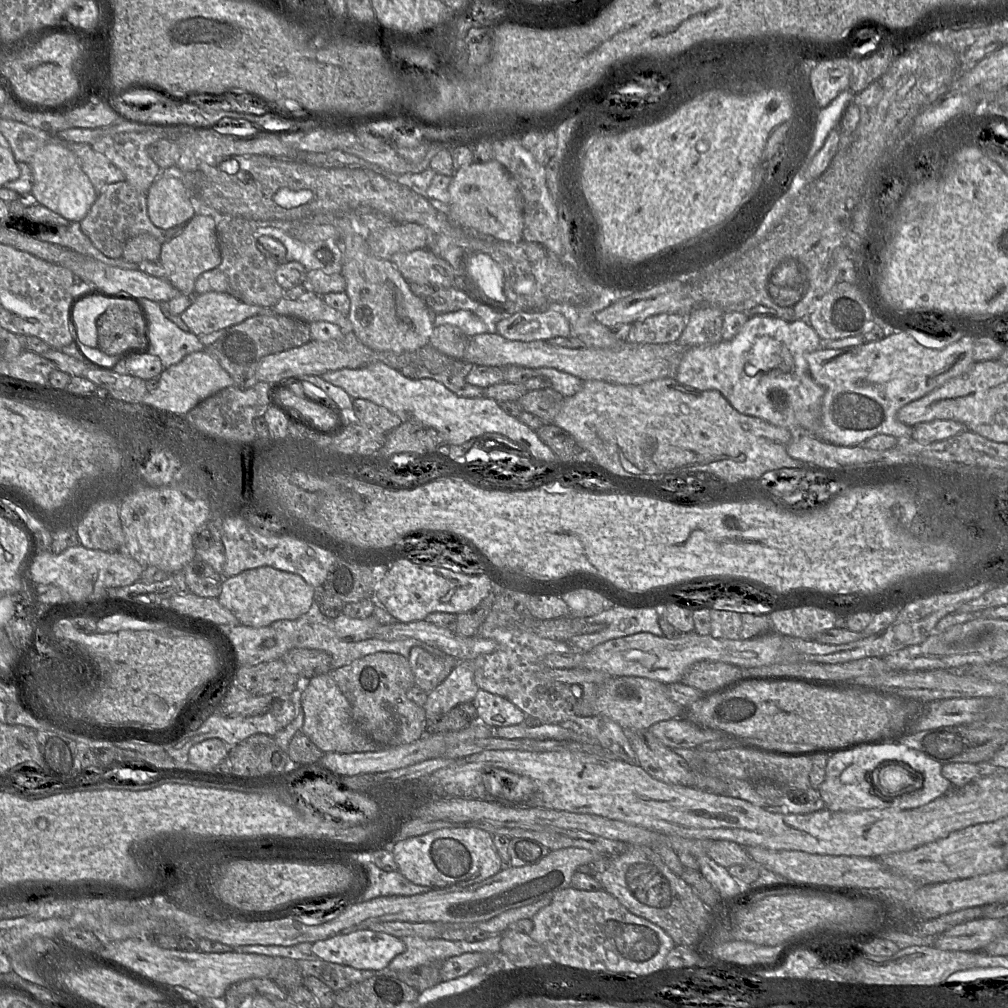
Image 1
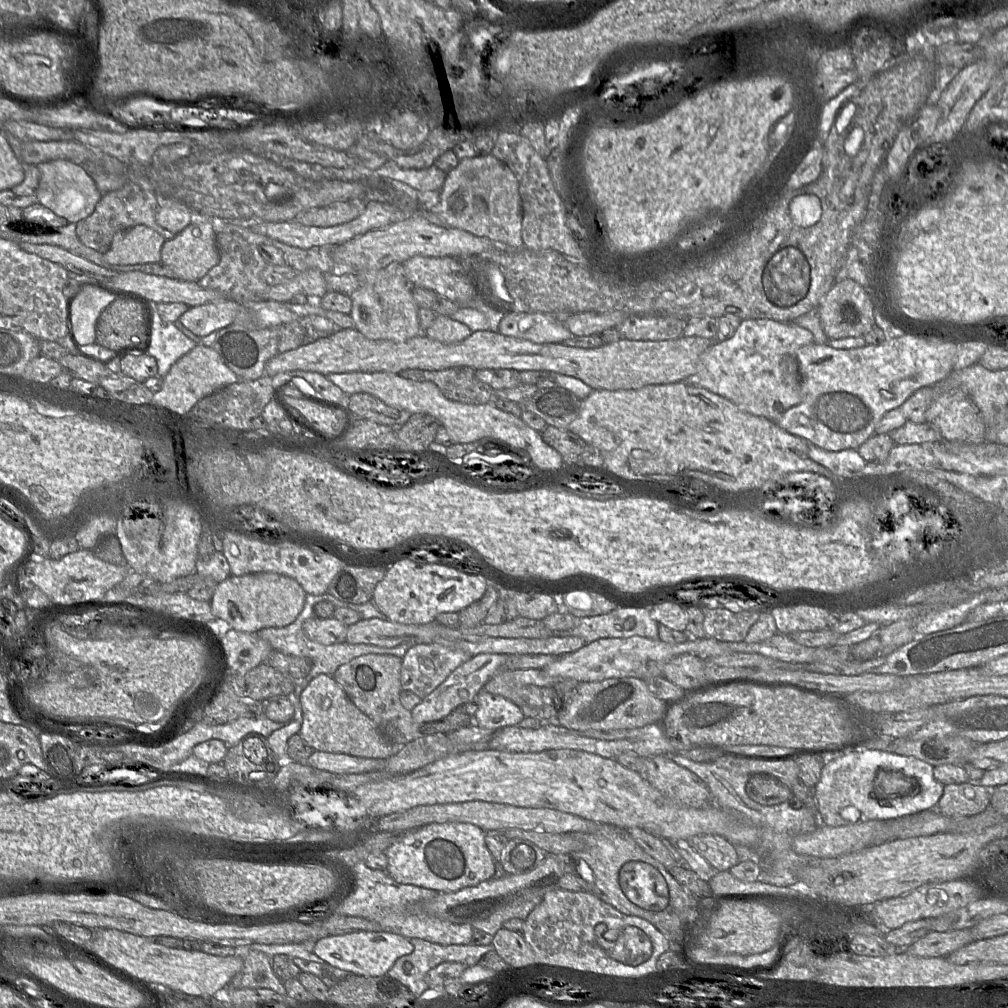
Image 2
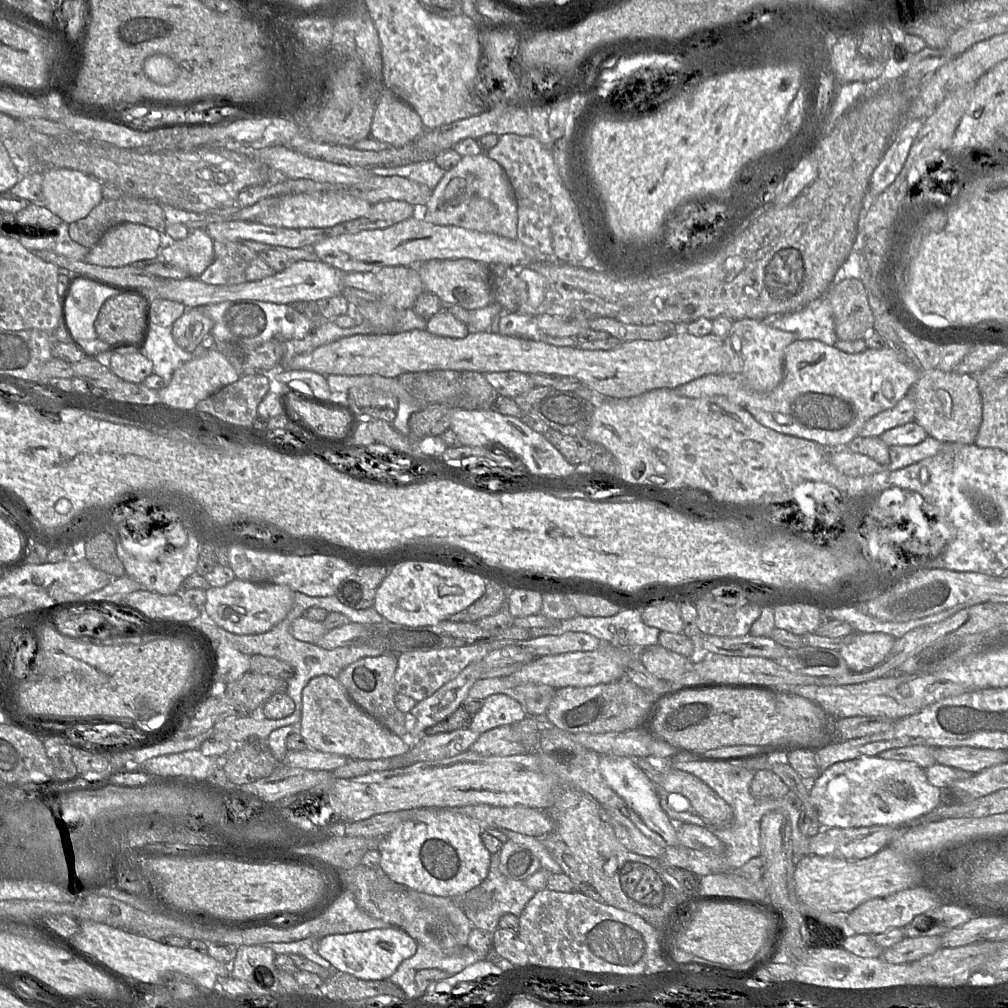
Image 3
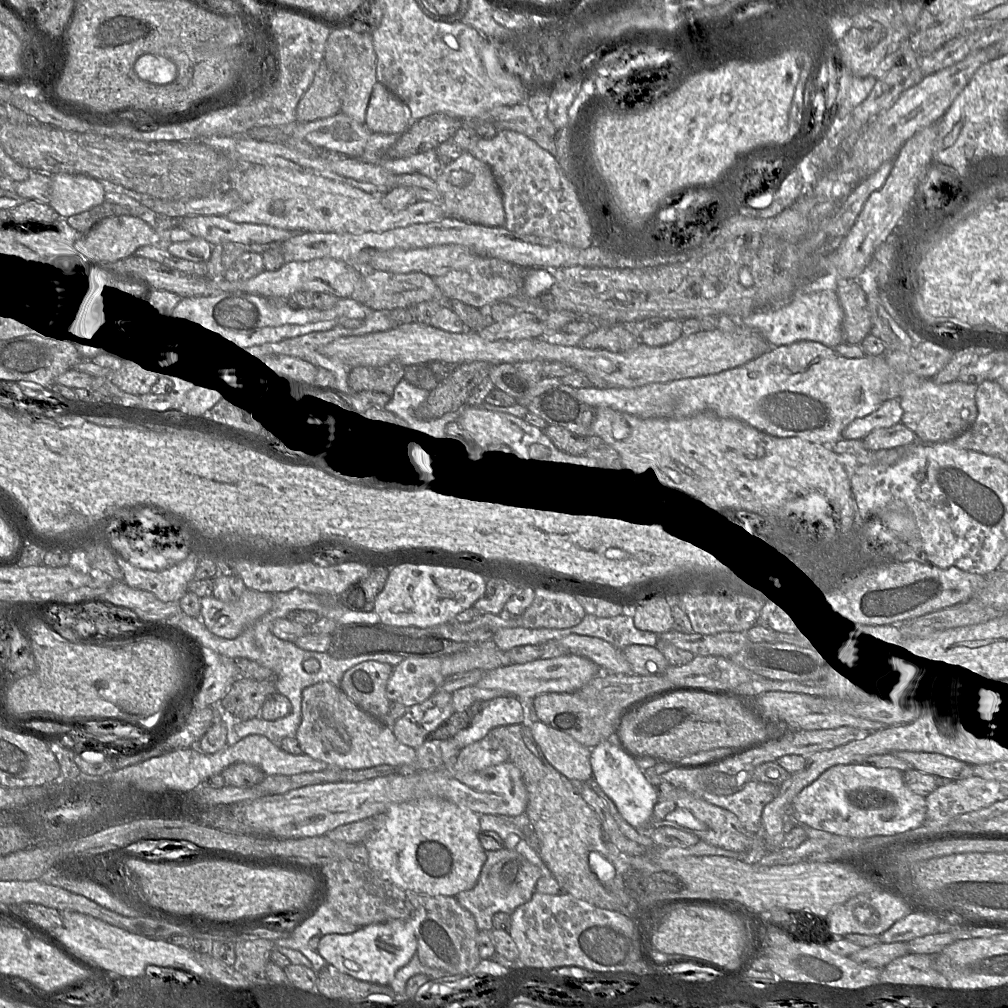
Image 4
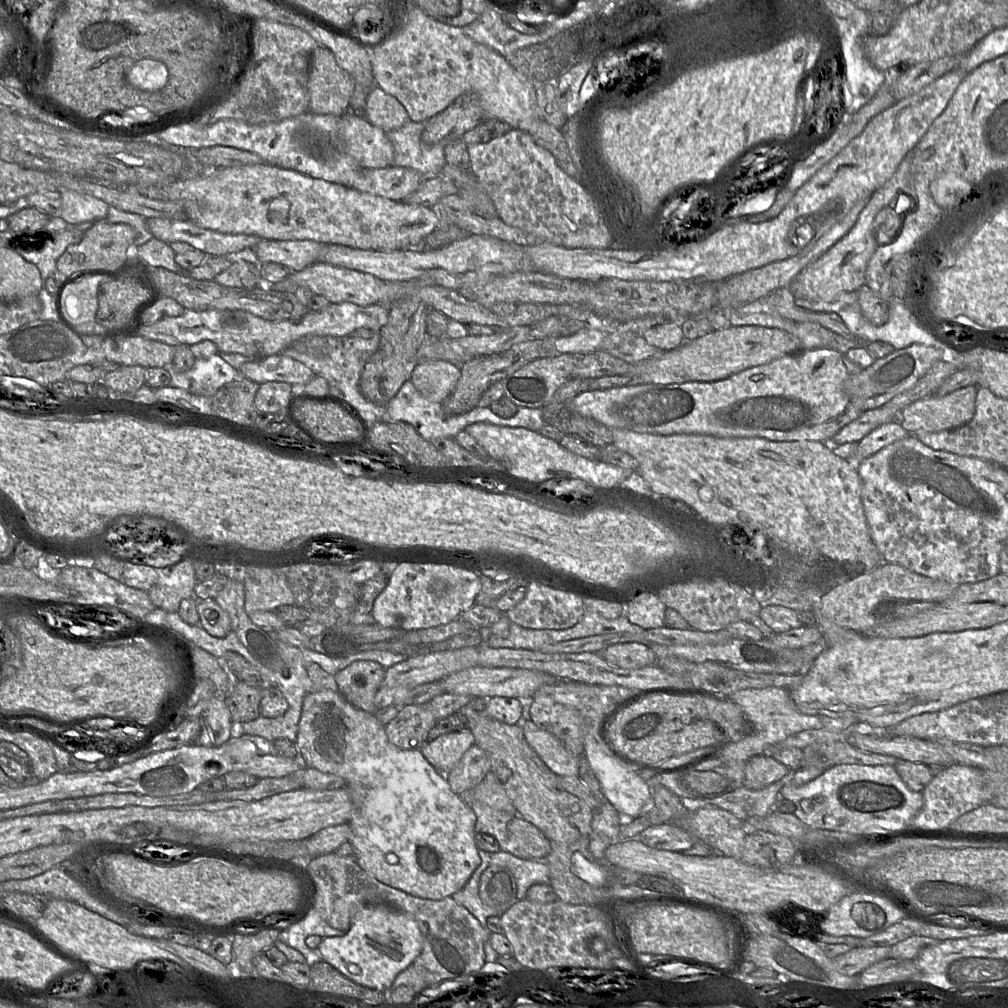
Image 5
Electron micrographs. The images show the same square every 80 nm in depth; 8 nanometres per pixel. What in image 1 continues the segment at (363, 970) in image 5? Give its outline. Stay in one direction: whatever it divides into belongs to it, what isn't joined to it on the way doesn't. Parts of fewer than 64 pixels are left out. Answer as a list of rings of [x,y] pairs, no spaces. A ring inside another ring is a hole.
[[[359,929],[348,934],[341,934],[325,940],[312,943],[312,953],[320,959],[356,969],[381,970],[386,968],[390,961],[404,952],[405,944],[393,935],[376,932],[371,929]]]

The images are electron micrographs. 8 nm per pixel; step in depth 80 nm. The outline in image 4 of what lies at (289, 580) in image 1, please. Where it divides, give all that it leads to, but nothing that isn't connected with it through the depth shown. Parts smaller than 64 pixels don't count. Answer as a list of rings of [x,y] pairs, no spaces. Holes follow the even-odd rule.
[[[246,589],[236,601],[231,602],[206,596],[201,598],[200,619],[216,636],[234,639],[272,606],[273,594],[251,589]]]

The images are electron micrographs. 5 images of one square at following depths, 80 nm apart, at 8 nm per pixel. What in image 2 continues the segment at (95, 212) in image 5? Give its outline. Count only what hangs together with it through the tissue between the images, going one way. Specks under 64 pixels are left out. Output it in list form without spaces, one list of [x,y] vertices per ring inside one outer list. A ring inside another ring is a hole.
[[[57,159],[37,165],[40,180],[36,191],[38,203],[65,218],[69,223],[88,217],[101,199],[95,181],[84,168],[66,159]]]

